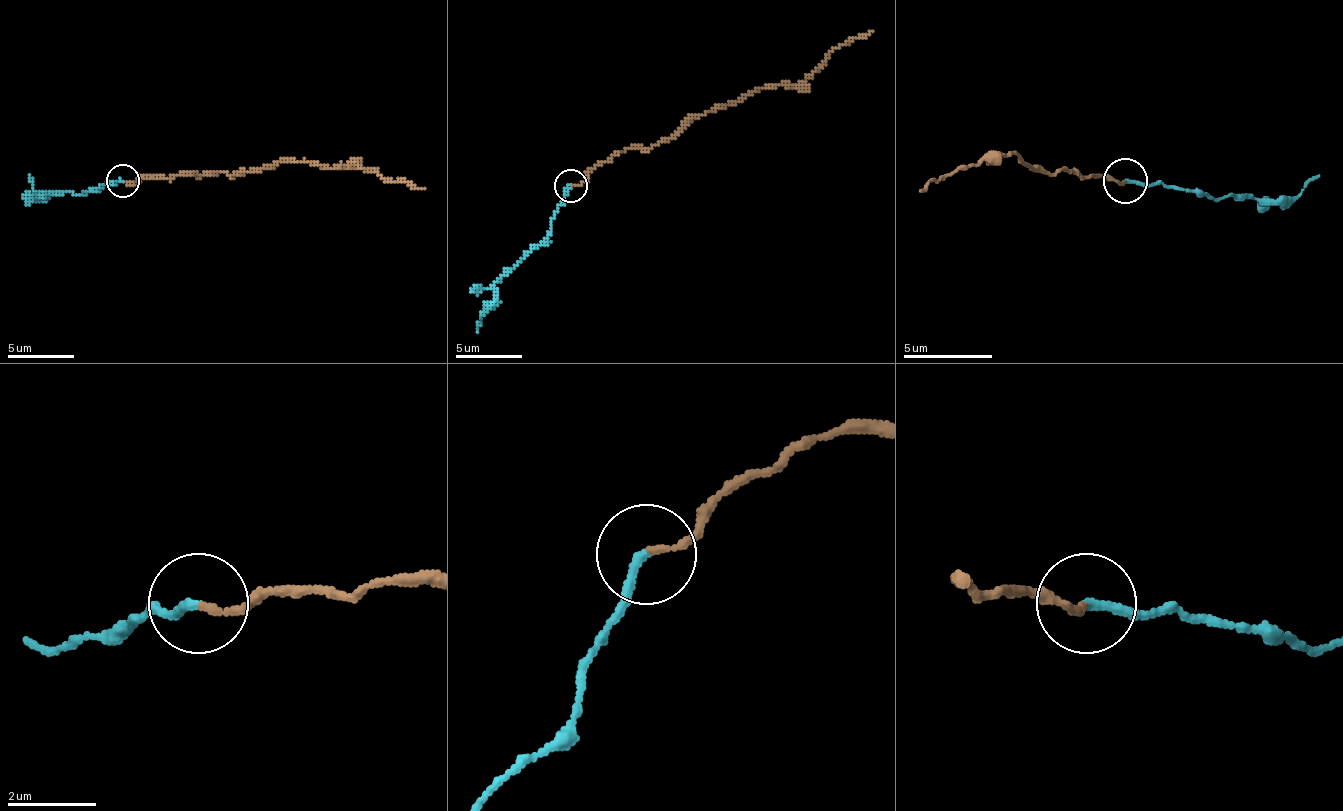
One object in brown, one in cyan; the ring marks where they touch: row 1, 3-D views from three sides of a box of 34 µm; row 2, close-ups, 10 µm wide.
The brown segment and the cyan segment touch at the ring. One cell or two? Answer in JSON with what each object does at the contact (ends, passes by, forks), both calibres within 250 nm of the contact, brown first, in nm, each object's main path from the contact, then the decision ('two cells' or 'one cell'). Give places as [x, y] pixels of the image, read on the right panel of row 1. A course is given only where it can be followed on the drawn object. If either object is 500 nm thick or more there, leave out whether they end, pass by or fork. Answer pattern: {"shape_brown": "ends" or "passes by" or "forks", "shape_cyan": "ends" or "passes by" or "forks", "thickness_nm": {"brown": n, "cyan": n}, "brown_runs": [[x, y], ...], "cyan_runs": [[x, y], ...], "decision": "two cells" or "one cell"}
{"shape_brown": "ends", "shape_cyan": "ends", "thickness_nm": {"brown": 140, "cyan": 220}, "brown_runs": [[1124, 182], [1066, 168], [1044, 173], [1017, 155], [985, 159], [941, 177], [918, 190]], "cyan_runs": [[1124, 182], [1258, 199], [1294, 199], [1321, 173]], "decision": "two cells"}

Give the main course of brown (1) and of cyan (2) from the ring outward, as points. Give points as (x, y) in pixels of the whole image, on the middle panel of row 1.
1: (571, 185), (621, 151), (668, 141), (688, 125), (762, 88), (802, 81), (836, 48), (872, 31)
2: (571, 185), (551, 232), (494, 285), (487, 312), (477, 332)

